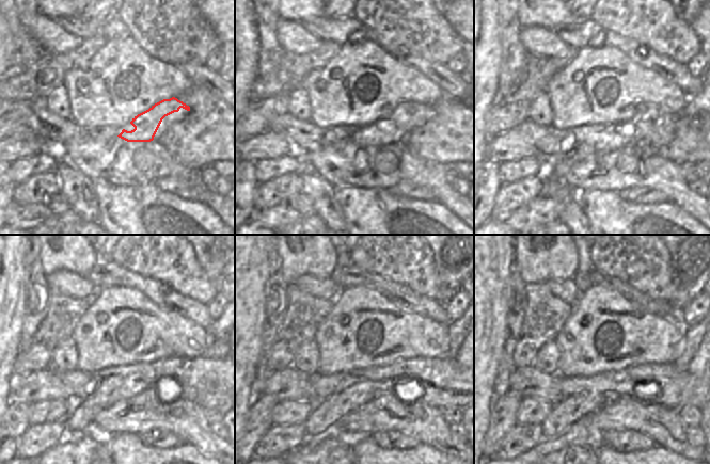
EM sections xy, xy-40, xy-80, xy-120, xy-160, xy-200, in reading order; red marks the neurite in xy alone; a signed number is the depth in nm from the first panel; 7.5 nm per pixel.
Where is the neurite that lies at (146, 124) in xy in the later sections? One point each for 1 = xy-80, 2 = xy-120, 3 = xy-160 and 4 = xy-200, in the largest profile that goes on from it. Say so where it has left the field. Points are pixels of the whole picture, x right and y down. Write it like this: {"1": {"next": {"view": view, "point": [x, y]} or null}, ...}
{"1": {"next": {"view": "xy-80", "point": [605, 141]}}, "2": {"next": {"view": "xy-120", "point": [117, 387]}}, "3": {"next": {"view": "xy-160", "point": [324, 415]}}, "4": {"next": {"view": "xy-200", "point": [588, 400]}}}

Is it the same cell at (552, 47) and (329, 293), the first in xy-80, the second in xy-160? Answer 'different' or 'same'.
same

